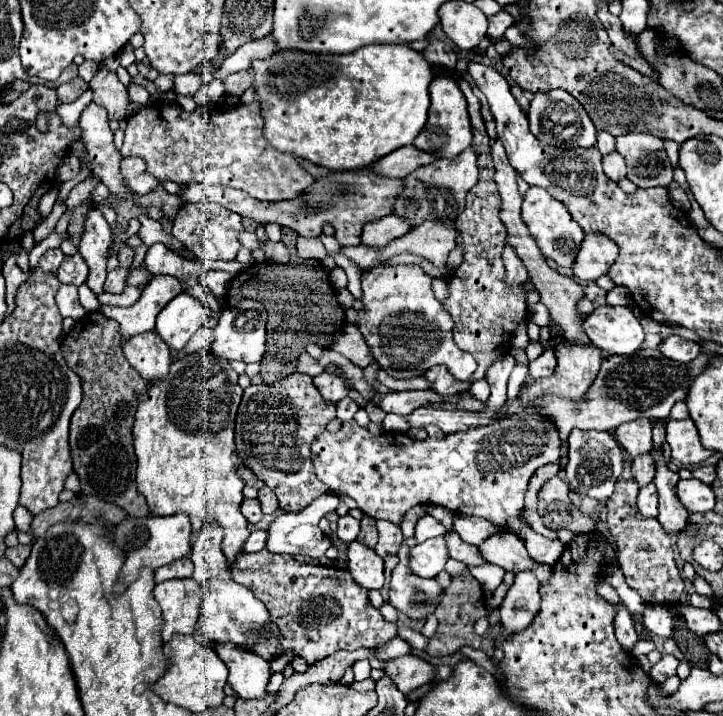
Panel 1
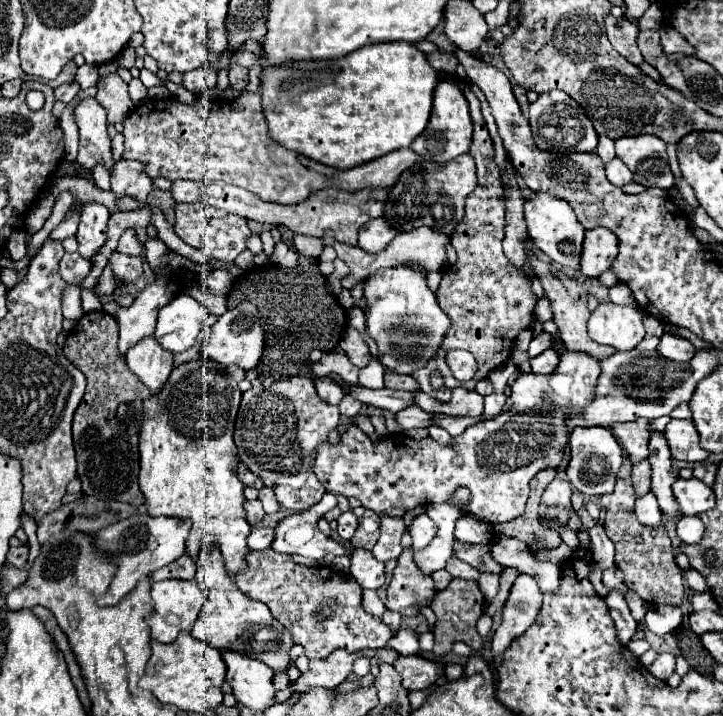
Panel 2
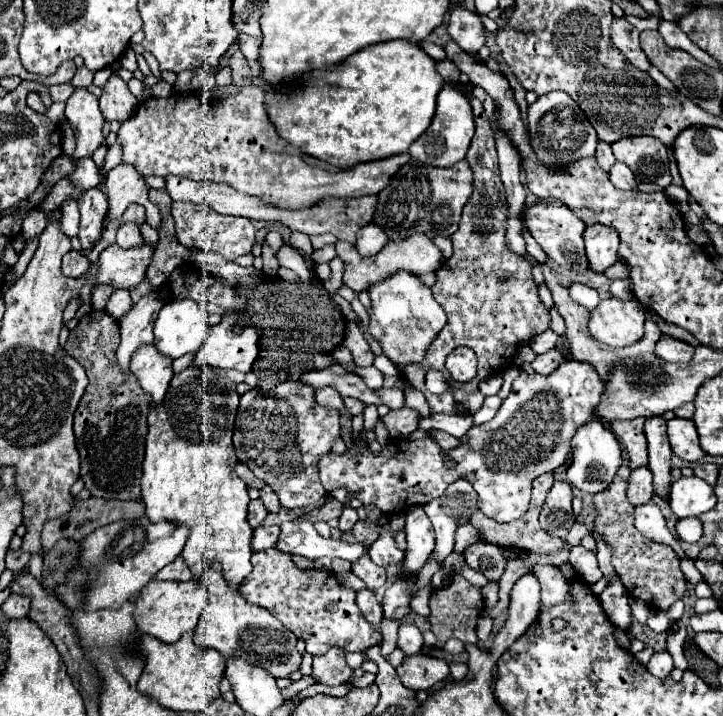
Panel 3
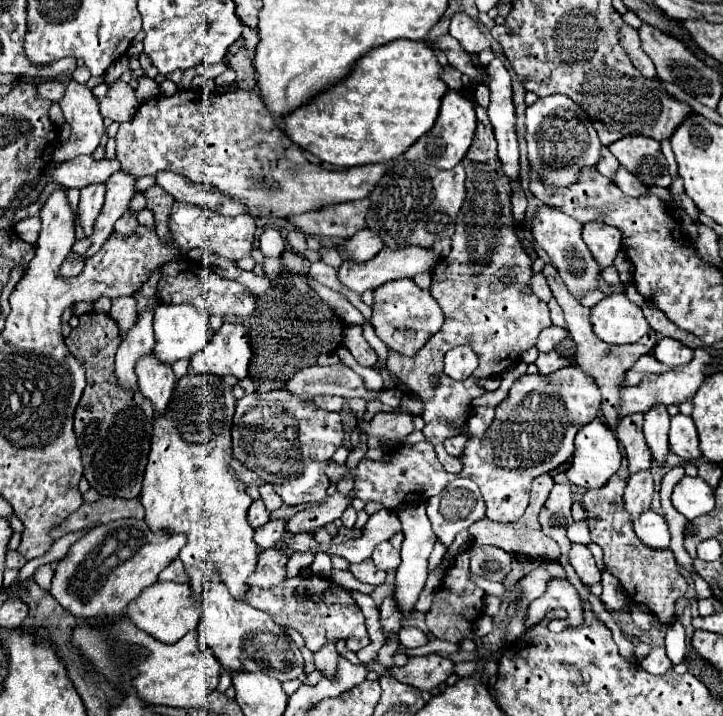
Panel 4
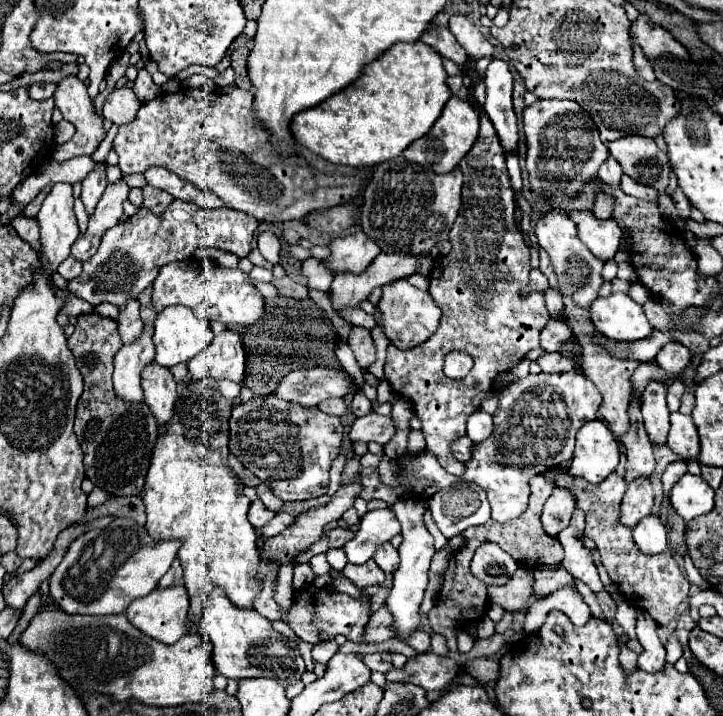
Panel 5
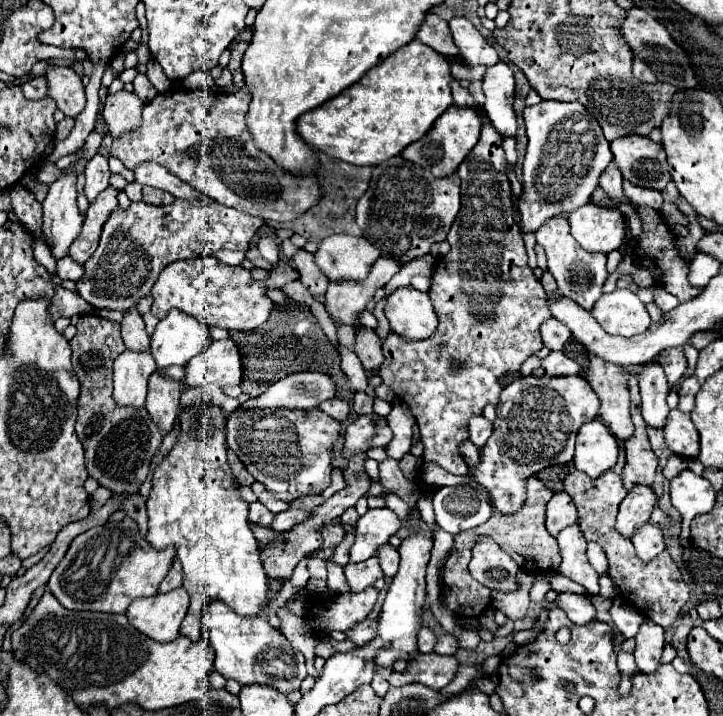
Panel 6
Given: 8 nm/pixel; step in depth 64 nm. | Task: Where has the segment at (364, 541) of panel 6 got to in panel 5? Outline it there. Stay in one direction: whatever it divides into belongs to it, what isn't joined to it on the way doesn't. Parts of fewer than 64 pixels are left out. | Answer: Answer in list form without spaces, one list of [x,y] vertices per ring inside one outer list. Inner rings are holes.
[[[390,508],[368,512],[368,516],[362,516],[362,526],[358,528],[356,538],[344,544],[348,562],[368,562],[378,550],[378,546],[382,546],[396,534],[400,534],[400,522],[394,518],[394,512]]]

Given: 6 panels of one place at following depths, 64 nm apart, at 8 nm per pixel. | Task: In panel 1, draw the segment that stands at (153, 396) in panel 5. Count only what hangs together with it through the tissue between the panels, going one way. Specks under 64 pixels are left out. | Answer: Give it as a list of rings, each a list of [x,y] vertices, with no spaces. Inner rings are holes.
[[[156,330],[138,334],[124,346],[126,346],[124,348],[126,360],[148,384],[154,384],[154,382],[166,378],[170,364],[172,364],[172,352],[158,338]]]

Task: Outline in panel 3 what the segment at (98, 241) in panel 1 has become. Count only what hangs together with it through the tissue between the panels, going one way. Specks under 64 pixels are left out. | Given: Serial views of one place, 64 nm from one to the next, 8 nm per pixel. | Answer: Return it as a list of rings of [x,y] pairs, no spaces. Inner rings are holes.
[[[90,188],[82,192],[80,196],[80,232],[78,232],[82,250],[90,250],[90,246],[100,238],[106,210],[108,210],[106,194],[100,188]]]

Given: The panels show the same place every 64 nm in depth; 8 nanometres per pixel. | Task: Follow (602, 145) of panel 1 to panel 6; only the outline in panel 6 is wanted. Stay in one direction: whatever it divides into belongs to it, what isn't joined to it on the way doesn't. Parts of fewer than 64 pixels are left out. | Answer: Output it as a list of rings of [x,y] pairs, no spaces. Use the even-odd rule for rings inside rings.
[[[612,162],[600,176],[600,188],[606,192],[606,196],[614,202],[614,204],[622,204],[624,198],[624,190],[622,190],[622,174],[618,170],[618,166]]]

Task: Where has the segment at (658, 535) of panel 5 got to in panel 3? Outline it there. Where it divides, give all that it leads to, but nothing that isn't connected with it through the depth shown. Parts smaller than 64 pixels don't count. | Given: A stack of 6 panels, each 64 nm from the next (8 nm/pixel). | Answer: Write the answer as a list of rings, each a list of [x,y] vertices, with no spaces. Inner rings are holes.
[[[648,502],[648,504],[638,506],[634,514],[636,514],[636,522],[634,524],[636,524],[638,532],[644,538],[650,538],[650,540],[662,542],[662,544],[670,544],[677,555],[681,556],[683,554],[683,558],[686,556],[680,546],[680,541],[672,536],[672,532],[668,530],[666,520],[664,520],[660,508],[654,502]]]

